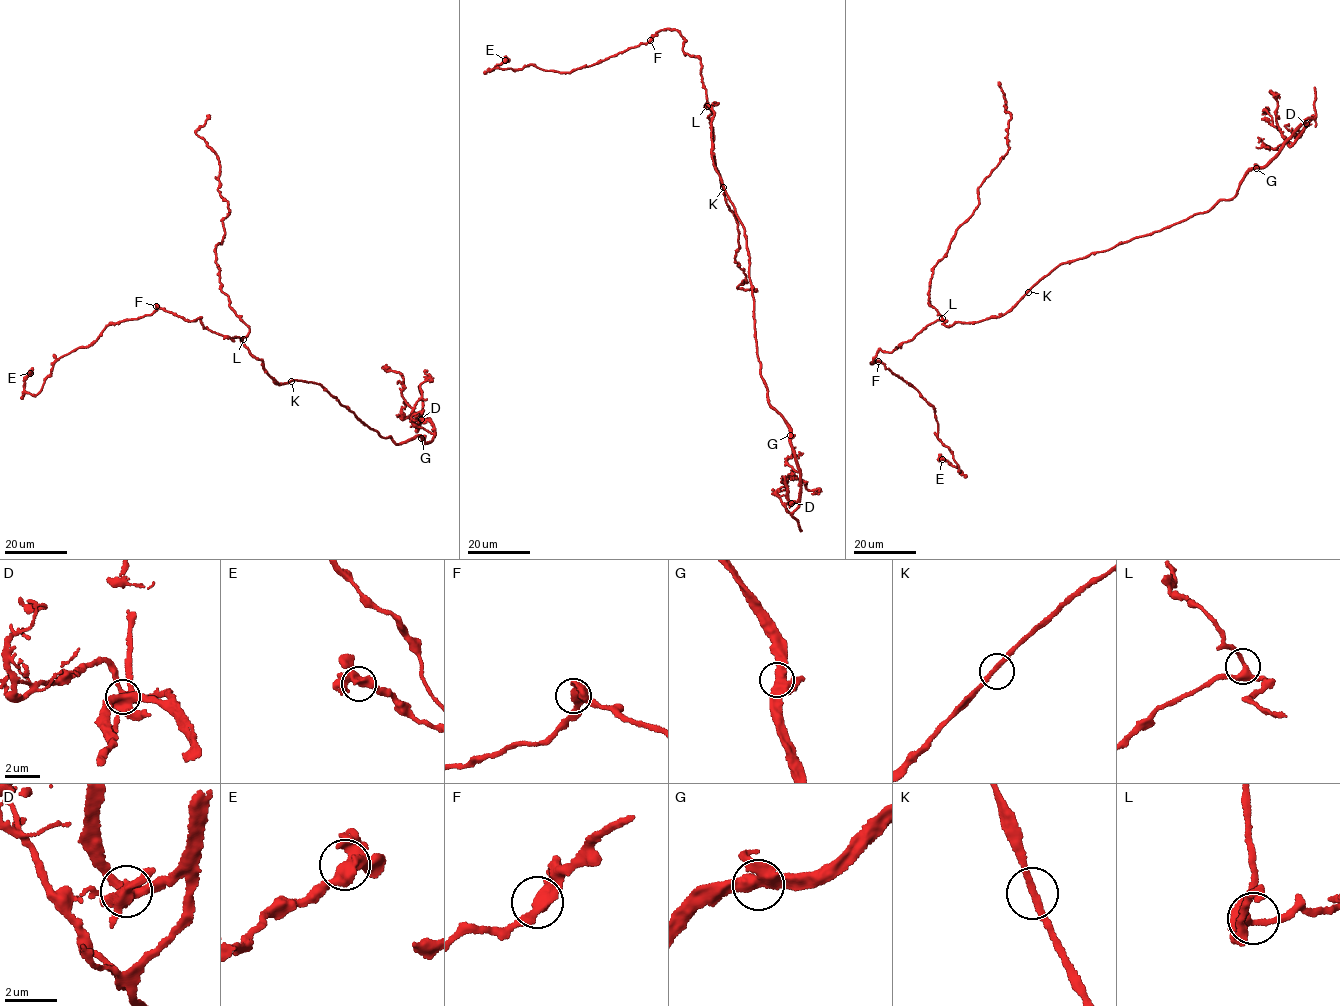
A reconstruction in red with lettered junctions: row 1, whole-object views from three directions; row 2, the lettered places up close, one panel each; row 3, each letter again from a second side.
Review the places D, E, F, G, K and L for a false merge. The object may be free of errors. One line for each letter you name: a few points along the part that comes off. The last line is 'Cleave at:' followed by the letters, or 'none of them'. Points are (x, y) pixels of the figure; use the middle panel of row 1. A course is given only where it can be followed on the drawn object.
Cleave at: none of them

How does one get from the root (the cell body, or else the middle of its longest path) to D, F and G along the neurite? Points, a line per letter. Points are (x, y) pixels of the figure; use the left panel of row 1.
D: (291, 380), (321, 385), (397, 445), (418, 436), (426, 444), (430, 441), (434, 426), (421, 419)
F: (291, 380), (274, 382), (241, 338), (231, 340), (204, 328), (200, 318), (184, 320), (156, 306)
G: (291, 380), (321, 385), (381, 438), (390, 436), (397, 445), (415, 436), (421, 438)

